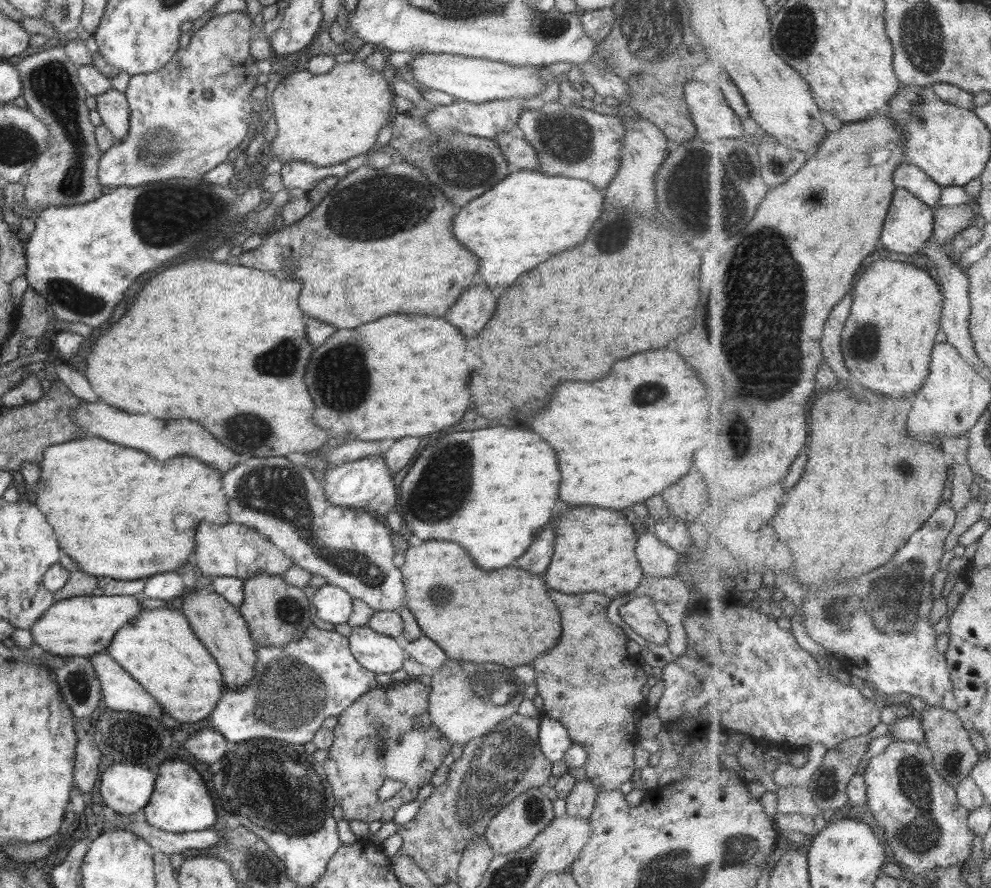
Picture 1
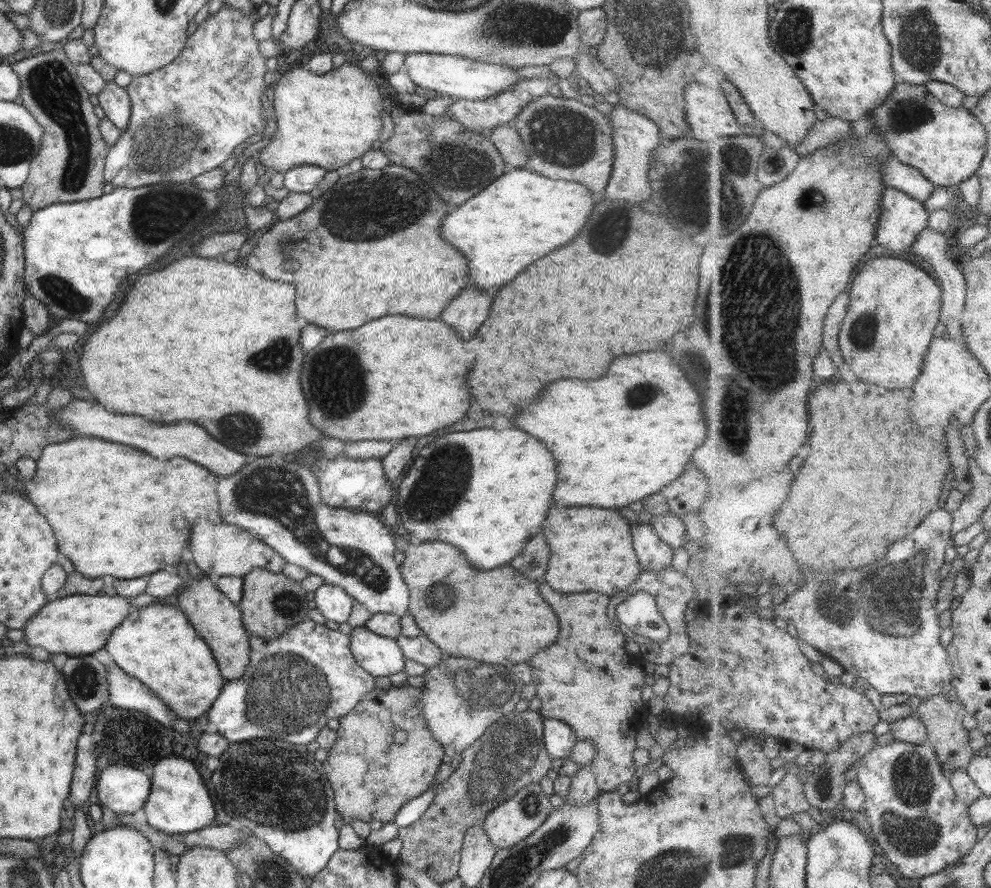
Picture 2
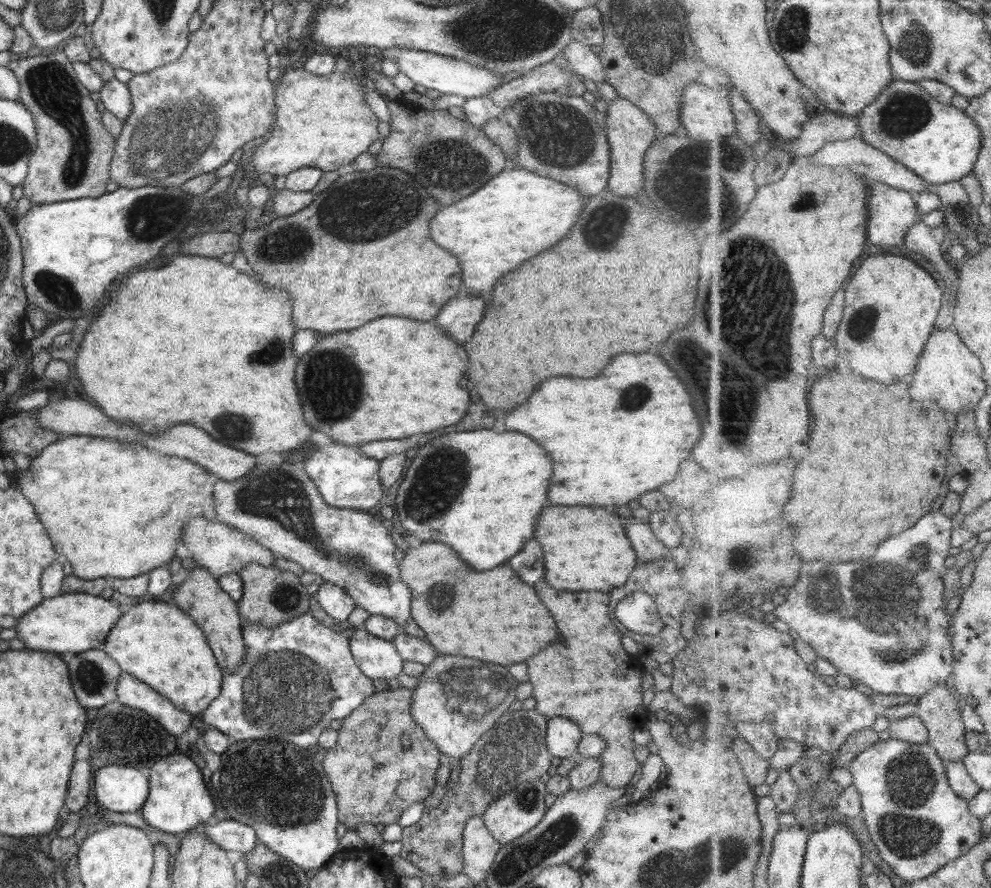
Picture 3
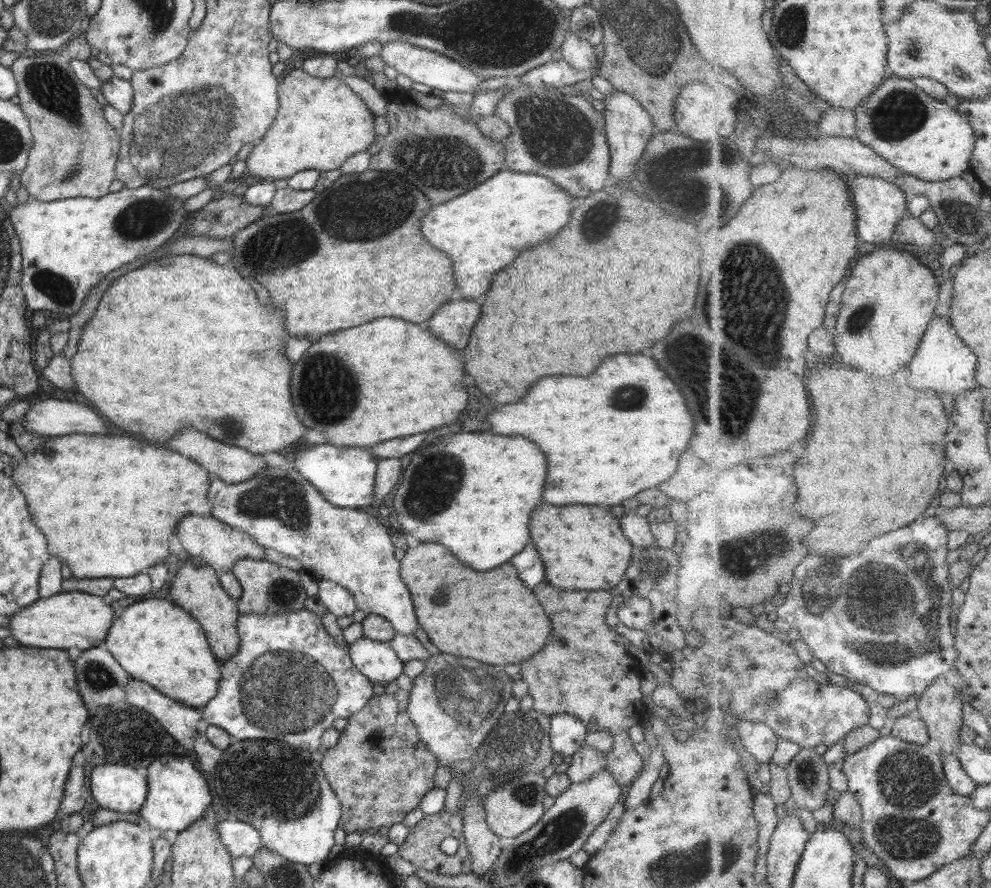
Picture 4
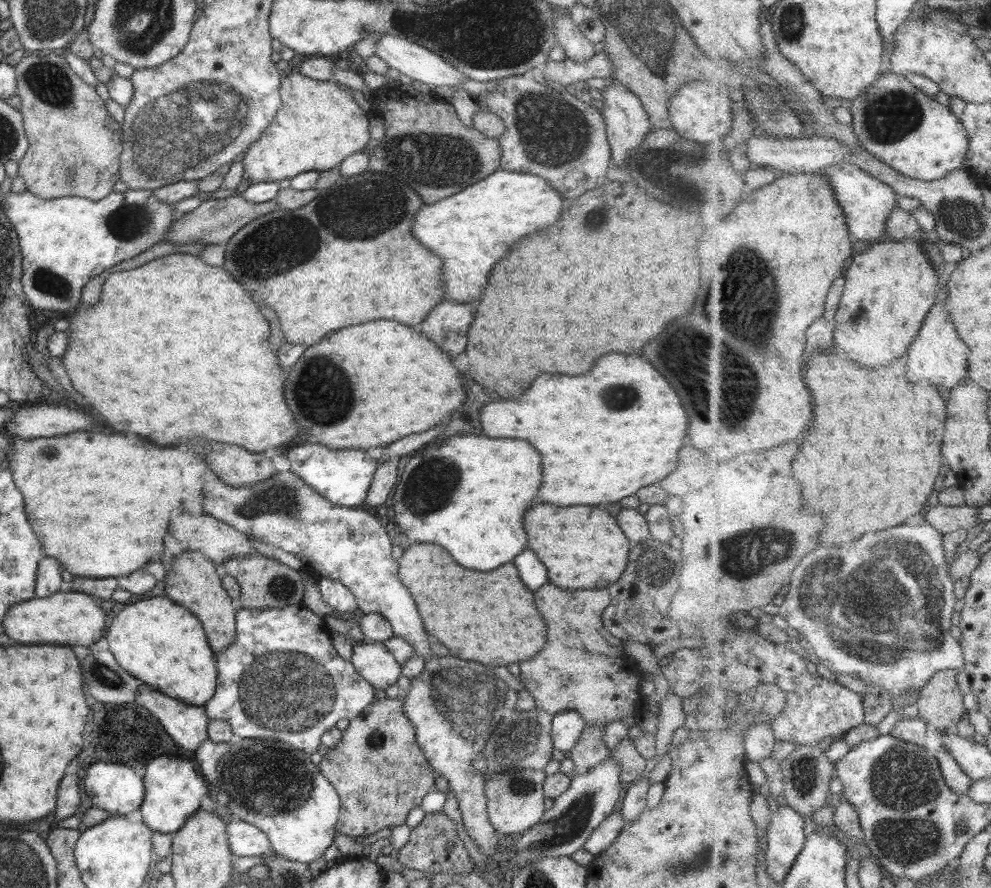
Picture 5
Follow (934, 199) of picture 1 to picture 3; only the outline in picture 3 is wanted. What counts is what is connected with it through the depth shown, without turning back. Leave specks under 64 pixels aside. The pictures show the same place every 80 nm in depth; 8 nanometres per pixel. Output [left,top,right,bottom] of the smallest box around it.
[811,138,928,196]

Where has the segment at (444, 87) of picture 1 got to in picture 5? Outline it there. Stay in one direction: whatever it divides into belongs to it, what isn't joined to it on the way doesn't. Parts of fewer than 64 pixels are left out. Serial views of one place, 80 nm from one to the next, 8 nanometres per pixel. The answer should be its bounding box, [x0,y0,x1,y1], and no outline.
[372,36,468,89]

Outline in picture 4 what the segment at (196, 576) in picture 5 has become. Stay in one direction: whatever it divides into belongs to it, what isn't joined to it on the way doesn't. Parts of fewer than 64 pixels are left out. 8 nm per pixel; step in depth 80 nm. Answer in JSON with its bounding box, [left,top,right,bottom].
[167,556,239,663]

